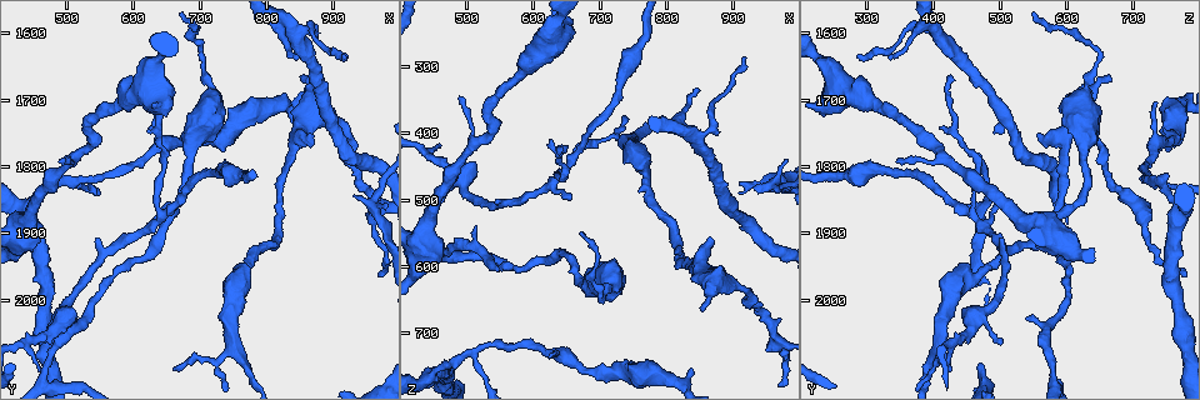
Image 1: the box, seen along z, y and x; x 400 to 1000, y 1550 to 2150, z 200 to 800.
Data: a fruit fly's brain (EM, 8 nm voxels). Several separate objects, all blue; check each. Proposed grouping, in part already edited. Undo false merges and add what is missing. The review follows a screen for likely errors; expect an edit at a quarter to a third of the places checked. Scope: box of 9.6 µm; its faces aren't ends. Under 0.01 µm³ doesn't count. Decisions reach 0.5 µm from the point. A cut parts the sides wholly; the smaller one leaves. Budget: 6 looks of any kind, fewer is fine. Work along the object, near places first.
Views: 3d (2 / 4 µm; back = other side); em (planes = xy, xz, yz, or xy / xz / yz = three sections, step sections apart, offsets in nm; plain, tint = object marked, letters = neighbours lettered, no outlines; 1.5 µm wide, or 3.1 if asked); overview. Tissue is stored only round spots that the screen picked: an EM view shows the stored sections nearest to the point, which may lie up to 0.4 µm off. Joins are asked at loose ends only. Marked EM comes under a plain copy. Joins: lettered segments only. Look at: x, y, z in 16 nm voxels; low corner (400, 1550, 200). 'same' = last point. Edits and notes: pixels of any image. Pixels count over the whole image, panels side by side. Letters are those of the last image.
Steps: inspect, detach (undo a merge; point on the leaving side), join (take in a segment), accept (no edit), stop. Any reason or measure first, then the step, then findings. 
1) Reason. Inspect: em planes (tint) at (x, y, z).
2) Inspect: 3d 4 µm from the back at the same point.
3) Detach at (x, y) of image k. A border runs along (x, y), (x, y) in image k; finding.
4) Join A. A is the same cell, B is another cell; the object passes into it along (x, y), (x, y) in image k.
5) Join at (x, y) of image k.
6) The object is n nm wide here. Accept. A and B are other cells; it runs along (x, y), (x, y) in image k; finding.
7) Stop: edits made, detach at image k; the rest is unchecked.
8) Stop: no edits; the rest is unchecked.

Inspect: 3d 4 µm at (725, 1755, 755).

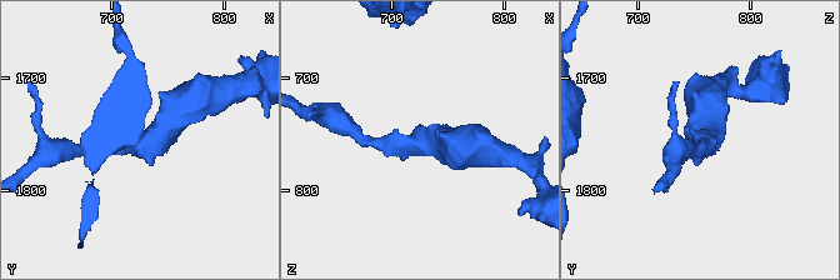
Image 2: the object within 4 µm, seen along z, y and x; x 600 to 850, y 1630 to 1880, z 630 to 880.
The arms are 200, 550 nm wide; shape alone is not enough. Inspect: em xz step 4 (tint) at (724, 1758, 754).

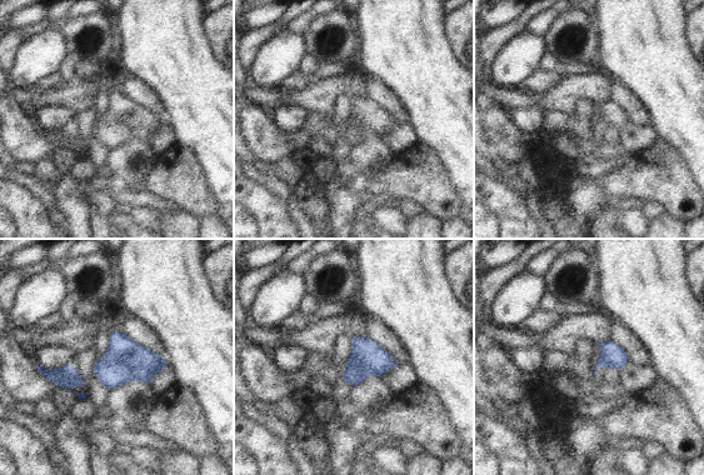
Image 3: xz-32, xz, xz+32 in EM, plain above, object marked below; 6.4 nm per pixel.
Inspect: em planes (letters) at the same point.

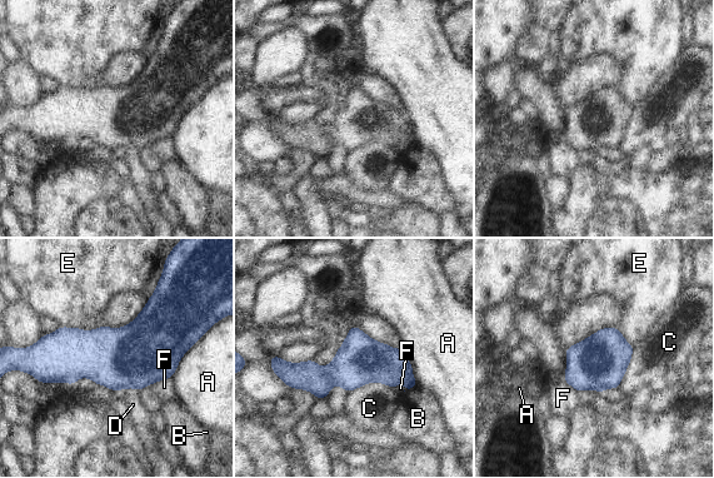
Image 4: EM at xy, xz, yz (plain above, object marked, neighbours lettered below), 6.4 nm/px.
The object is 320 nm wide here; the longest contact is with C, 300 nm. Accept. A, B, C, D, E and F are other cells; all the same neuron.

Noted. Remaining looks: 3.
Free end. Inspect: 3d 4 µm from the back at (655, 1850, 500).

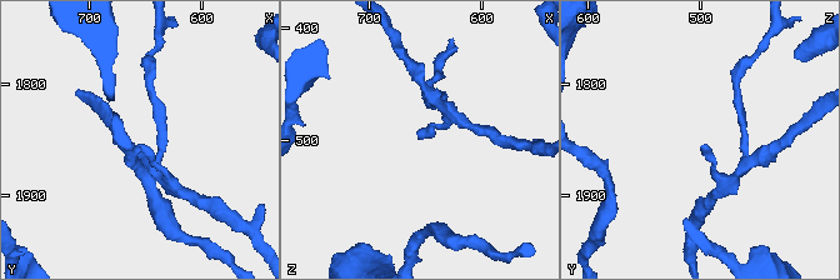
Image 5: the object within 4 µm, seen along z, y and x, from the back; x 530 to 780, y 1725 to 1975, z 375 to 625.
Inspect: em planes (letters) at (656, 1852, 500).

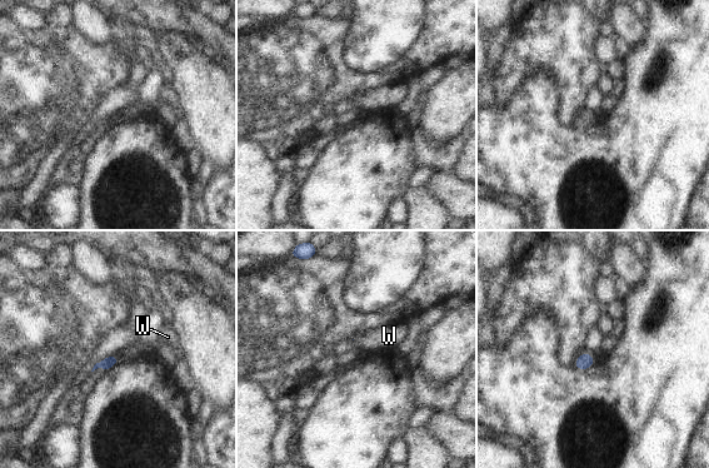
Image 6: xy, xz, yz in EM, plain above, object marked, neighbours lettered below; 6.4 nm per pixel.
Join W. W is the same cell; the object passes into it along (109, 362), (118, 361), (136, 350) in image 6; it goes on there.

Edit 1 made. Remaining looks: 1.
Stop: edits made, join at image 6; the rest is unchecked.

